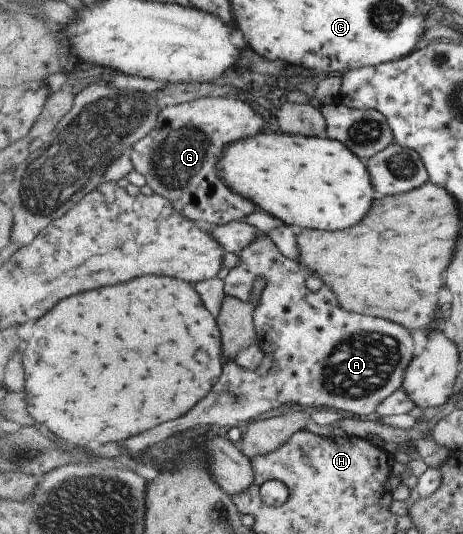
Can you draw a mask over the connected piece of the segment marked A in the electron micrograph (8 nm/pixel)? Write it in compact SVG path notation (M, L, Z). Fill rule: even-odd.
M262 232L261 237L236 255L239 261L224 279L226 294L253 304L256 339L264 352L262 362L256 369L243 369L234 361L225 363L223 377L209 397L177 421L127 439L125 447L129 453L137 453L167 439L167 435L195 425L213 423L226 430L237 427L239 421L251 423L251 419L269 417L273 411L289 407L305 407L314 412L327 407L375 420L381 403L403 388L415 351L415 341L405 327L387 319L345 311L329 285L323 285L316 293L311 291L305 285L307 271L297 259L282 255L267 233ZM256 277L265 281L259 297L253 289Z

